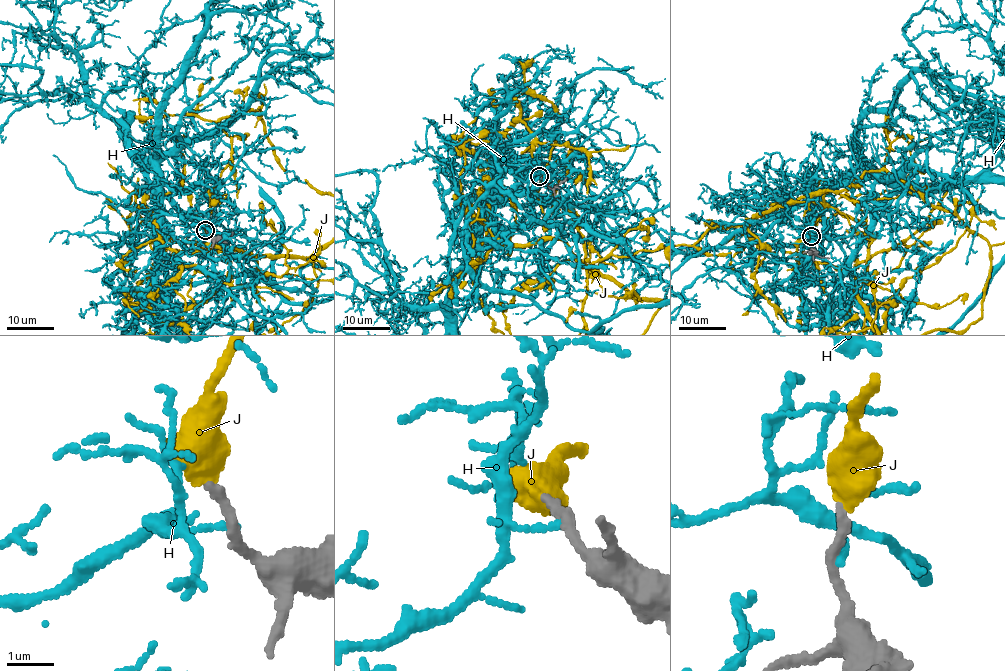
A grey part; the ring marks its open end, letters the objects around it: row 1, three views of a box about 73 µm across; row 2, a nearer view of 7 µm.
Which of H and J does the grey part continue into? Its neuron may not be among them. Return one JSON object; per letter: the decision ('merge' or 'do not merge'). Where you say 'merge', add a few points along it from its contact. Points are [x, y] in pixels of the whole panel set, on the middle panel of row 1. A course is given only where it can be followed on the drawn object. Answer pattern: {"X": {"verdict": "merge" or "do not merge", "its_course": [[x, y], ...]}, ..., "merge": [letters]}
{"H": {"verdict": "do not merge"}, "J": {"verdict": "merge"}, "merge": ["J"]}

